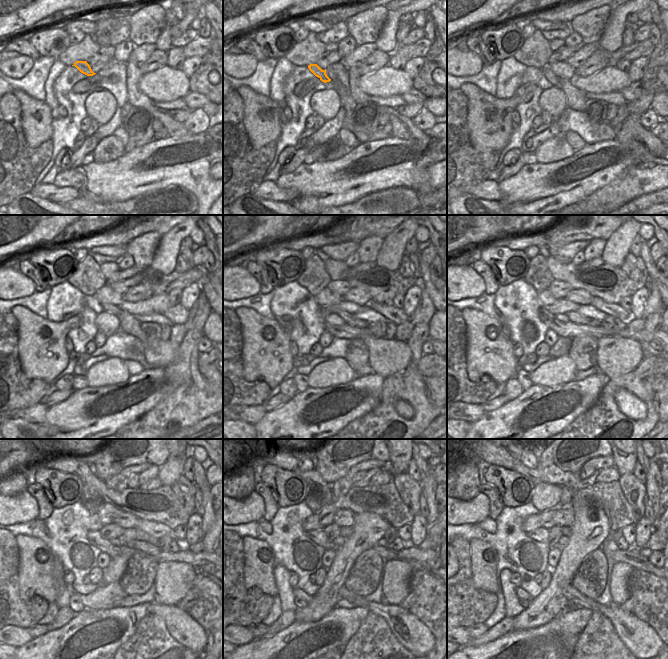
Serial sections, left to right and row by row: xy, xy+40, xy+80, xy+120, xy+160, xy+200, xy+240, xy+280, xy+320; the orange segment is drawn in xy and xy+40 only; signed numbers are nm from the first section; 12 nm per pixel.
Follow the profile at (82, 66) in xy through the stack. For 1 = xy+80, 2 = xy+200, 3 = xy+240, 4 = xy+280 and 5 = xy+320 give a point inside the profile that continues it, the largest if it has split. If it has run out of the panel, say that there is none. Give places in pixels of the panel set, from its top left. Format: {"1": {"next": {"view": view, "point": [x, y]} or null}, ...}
{"1": {"next": {"view": "xy+80", "point": [550, 76]}}, "2": {"next": {"view": "xy+200", "point": [574, 317]}}, "3": {"next": {"view": "xy+240", "point": [143, 546]}}, "4": {"next": {"view": "xy+280", "point": [386, 554]}}, "5": {"next": {"view": "xy+320", "point": [632, 556]}}}

